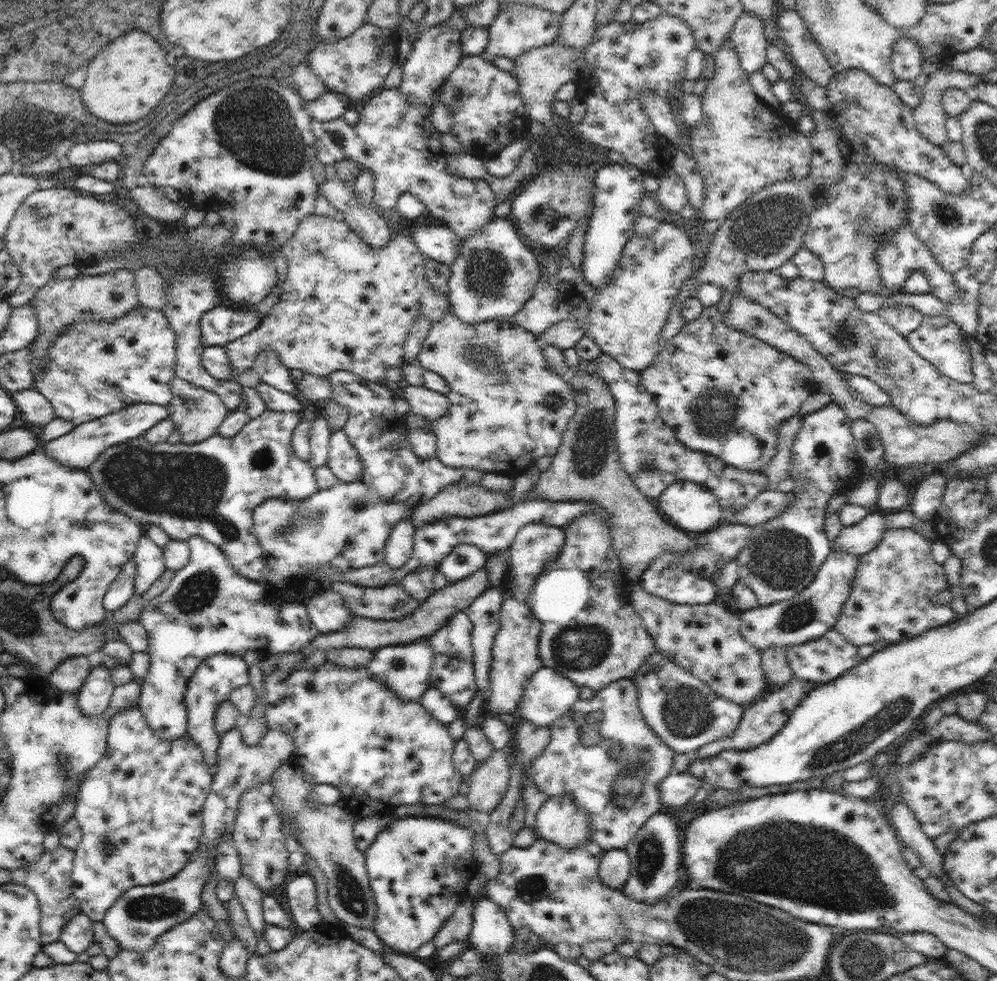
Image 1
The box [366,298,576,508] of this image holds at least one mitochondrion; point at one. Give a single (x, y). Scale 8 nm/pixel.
(481, 361)

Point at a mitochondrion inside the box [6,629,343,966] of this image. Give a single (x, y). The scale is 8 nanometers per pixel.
(145, 910)

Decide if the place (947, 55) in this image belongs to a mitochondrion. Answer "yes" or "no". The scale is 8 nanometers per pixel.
no

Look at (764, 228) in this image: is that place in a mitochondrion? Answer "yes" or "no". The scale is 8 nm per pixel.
yes

